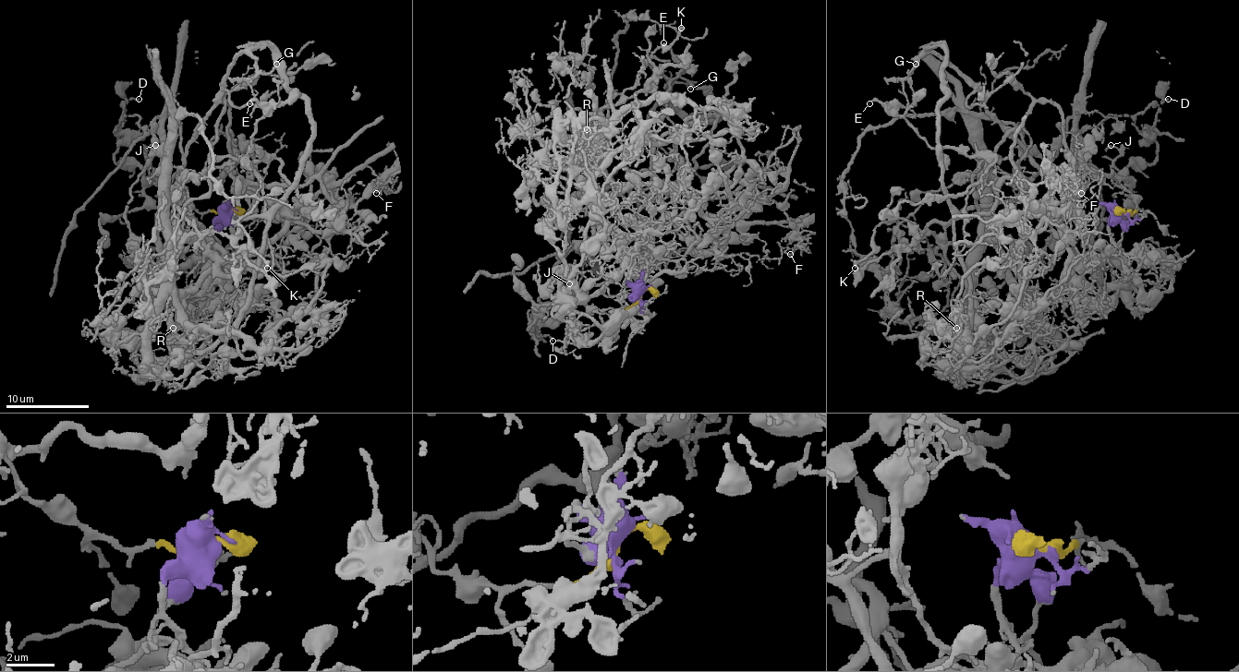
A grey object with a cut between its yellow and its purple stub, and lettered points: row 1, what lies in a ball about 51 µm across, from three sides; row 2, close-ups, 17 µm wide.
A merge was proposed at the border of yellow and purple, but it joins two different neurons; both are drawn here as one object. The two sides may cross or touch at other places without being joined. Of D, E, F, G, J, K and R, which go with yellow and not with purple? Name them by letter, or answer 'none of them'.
D, E, G, J, K

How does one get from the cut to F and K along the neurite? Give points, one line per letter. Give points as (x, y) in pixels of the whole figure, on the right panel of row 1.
F: (1121, 210), (1100, 251), (1077, 221), (1054, 221), (1021, 179), (1027, 204), (1044, 181), (1073, 183), (1081, 193)
K: (1121, 210), (1137, 210), (1131, 196), (1075, 151), (1062, 187), (1036, 174), (922, 233), (884, 221), (856, 268)

